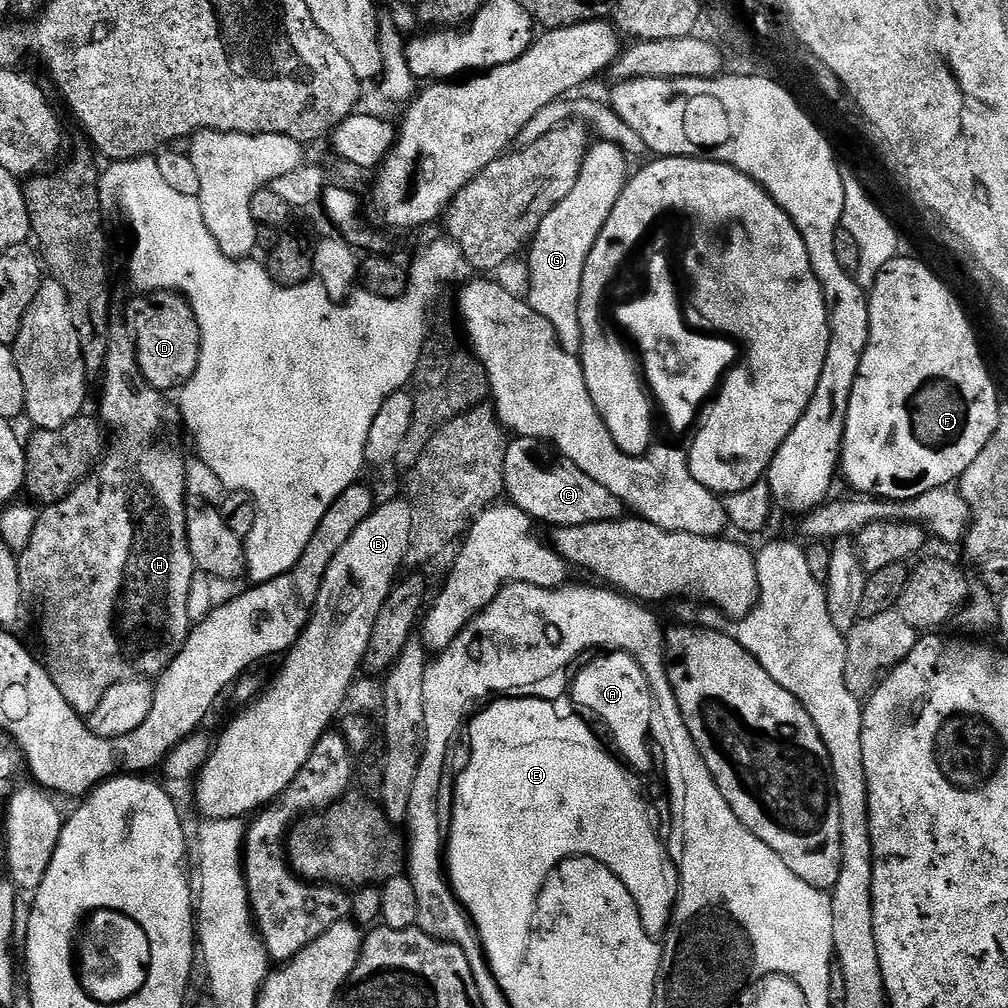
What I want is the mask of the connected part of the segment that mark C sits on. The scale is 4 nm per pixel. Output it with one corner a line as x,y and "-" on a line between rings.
516,436
506,450
504,467
504,490
507,499
533,521
552,524
556,528
582,526
590,522
610,522
625,515
624,503
606,486
594,482
590,474
578,470
570,462
549,446
545,441
535,440
533,436

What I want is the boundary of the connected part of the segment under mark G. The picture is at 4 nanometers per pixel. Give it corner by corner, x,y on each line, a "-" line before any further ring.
580,100
576,104
576,112
581,116
577,117
608,144
593,143
589,147
578,182
574,182
574,190
570,190
570,194
566,194
566,198
562,198
562,202
546,214
530,241
528,254
526,252
529,266
526,302
550,325
561,341
572,339
572,342
580,339
580,291
588,255
630,179
630,167
624,152
640,161
649,155
646,142
642,142
642,137
635,130
630,130
622,118
618,118
611,103

